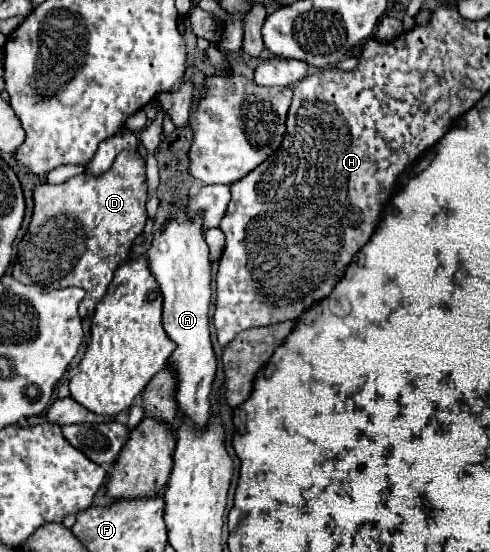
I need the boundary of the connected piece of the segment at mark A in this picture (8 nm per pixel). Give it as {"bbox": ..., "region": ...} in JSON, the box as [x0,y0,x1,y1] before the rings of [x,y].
{"bbox":[148,209,216,427],"region":[[[186,209],[182,211],[182,219],[168,219],[162,233],[154,237],[152,247],[148,249],[148,267],[164,295],[164,331],[176,343],[176,351],[170,357],[170,365],[176,369],[178,375],[176,401],[180,417],[190,417],[198,427],[202,427],[210,417],[208,393],[212,391],[216,375],[216,355],[212,351],[208,317],[212,301],[210,247],[204,239],[204,215],[188,215]]]}

